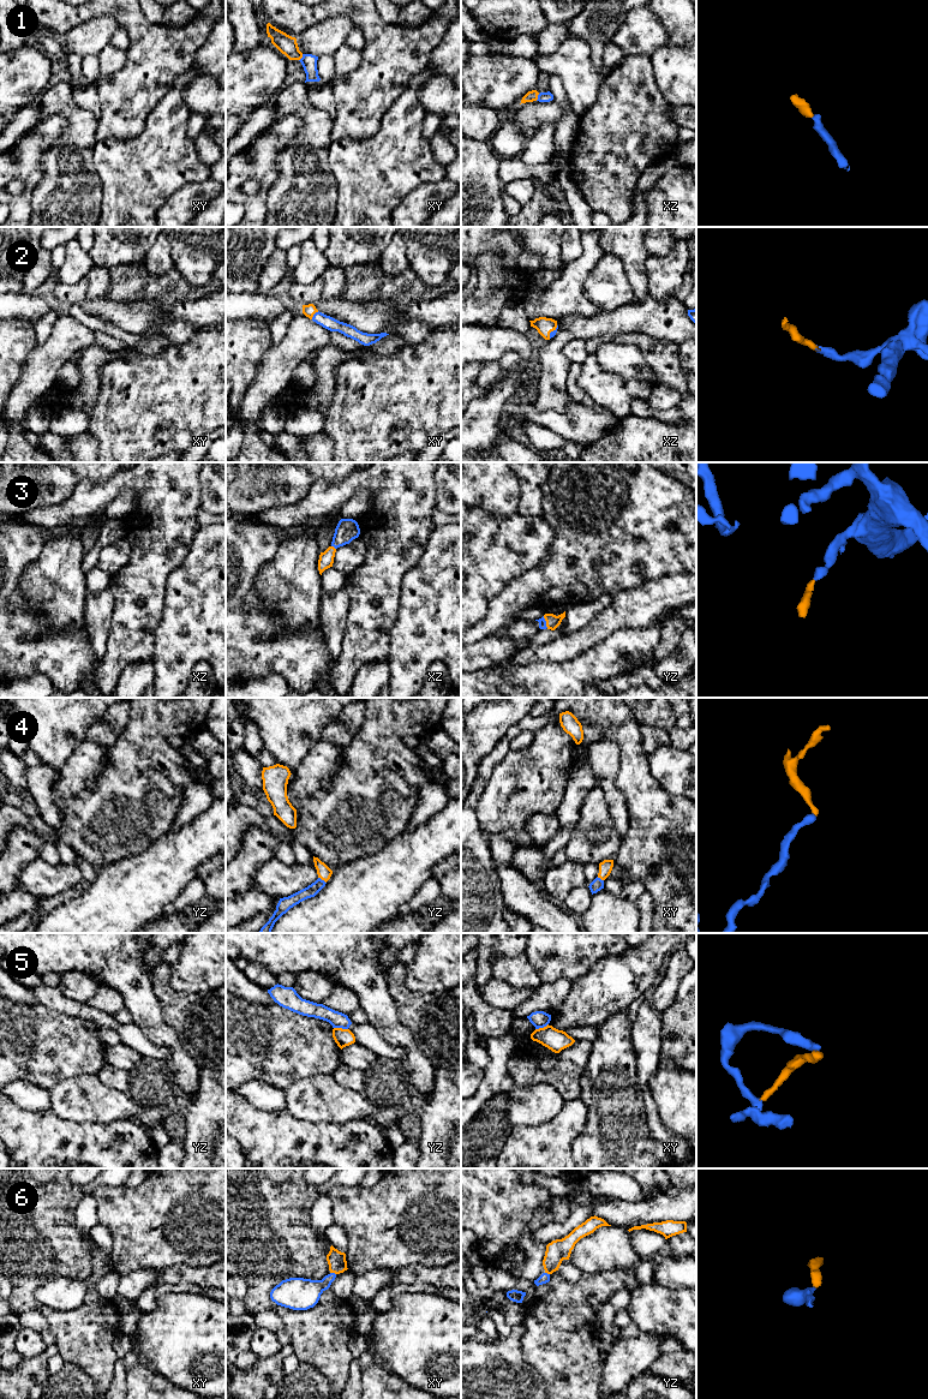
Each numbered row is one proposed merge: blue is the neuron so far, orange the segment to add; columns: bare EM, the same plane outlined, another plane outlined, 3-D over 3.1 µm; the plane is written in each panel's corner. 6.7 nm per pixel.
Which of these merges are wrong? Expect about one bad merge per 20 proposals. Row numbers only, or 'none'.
5

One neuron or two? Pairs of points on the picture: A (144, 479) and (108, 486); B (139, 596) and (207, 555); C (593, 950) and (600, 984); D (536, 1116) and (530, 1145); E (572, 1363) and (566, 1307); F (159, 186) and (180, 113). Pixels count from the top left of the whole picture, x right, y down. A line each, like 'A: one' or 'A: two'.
A: one
B: two
C: two
D: two
E: one
F: one

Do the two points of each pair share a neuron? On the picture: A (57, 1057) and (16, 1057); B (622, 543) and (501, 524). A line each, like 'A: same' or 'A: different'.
A: same
B: different

